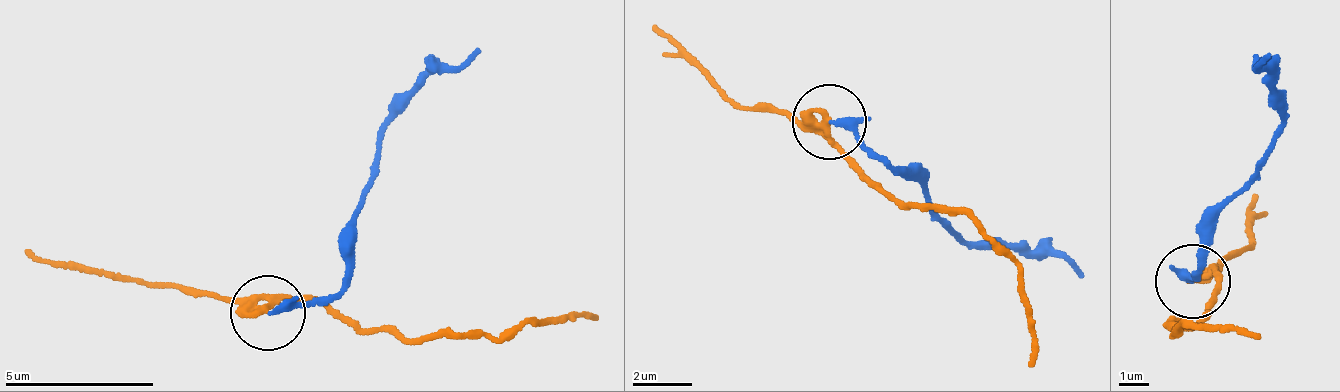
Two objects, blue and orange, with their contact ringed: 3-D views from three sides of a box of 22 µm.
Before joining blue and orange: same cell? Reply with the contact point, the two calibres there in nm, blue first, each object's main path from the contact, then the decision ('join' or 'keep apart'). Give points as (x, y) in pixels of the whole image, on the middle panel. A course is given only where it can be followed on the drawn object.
at (829, 122); 180 nm thick on the blue side, 240 nm on the other; blue runs (826, 124), (889, 162), (916, 171), (961, 234), (1059, 254), (1084, 275); orange runs (826, 124), (853, 160), (904, 207), (967, 212), (1020, 273), (1029, 364); keep apart

